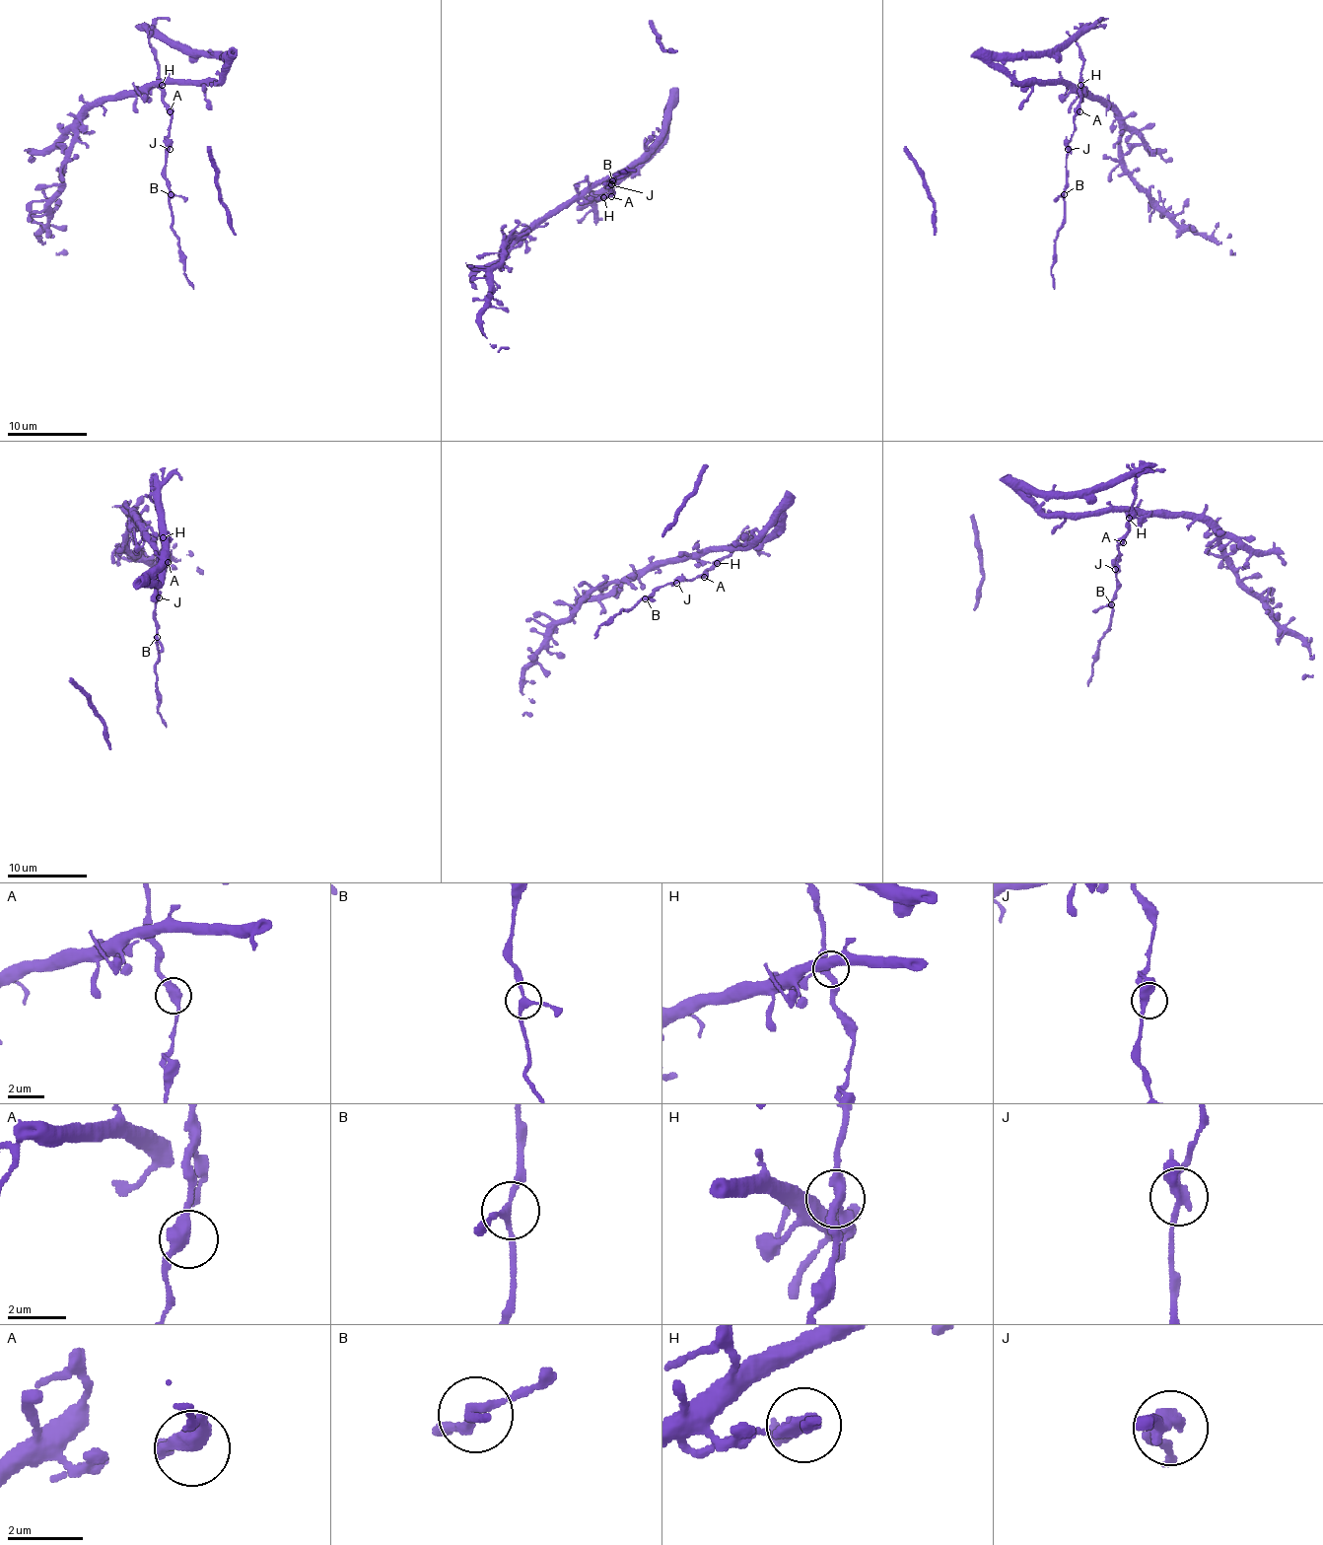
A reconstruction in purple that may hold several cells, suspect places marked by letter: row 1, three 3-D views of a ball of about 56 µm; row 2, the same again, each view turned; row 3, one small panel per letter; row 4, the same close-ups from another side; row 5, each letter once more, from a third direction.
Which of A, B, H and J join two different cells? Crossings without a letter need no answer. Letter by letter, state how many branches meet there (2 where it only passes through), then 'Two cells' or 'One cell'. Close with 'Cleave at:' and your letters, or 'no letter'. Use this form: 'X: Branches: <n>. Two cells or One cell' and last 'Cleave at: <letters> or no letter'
A: Branches: 2. One cell
B: Branches: 3. One cell
H: Branches: 3. One cell
J: Branches: 3. One cell
Cleave at: no letter

